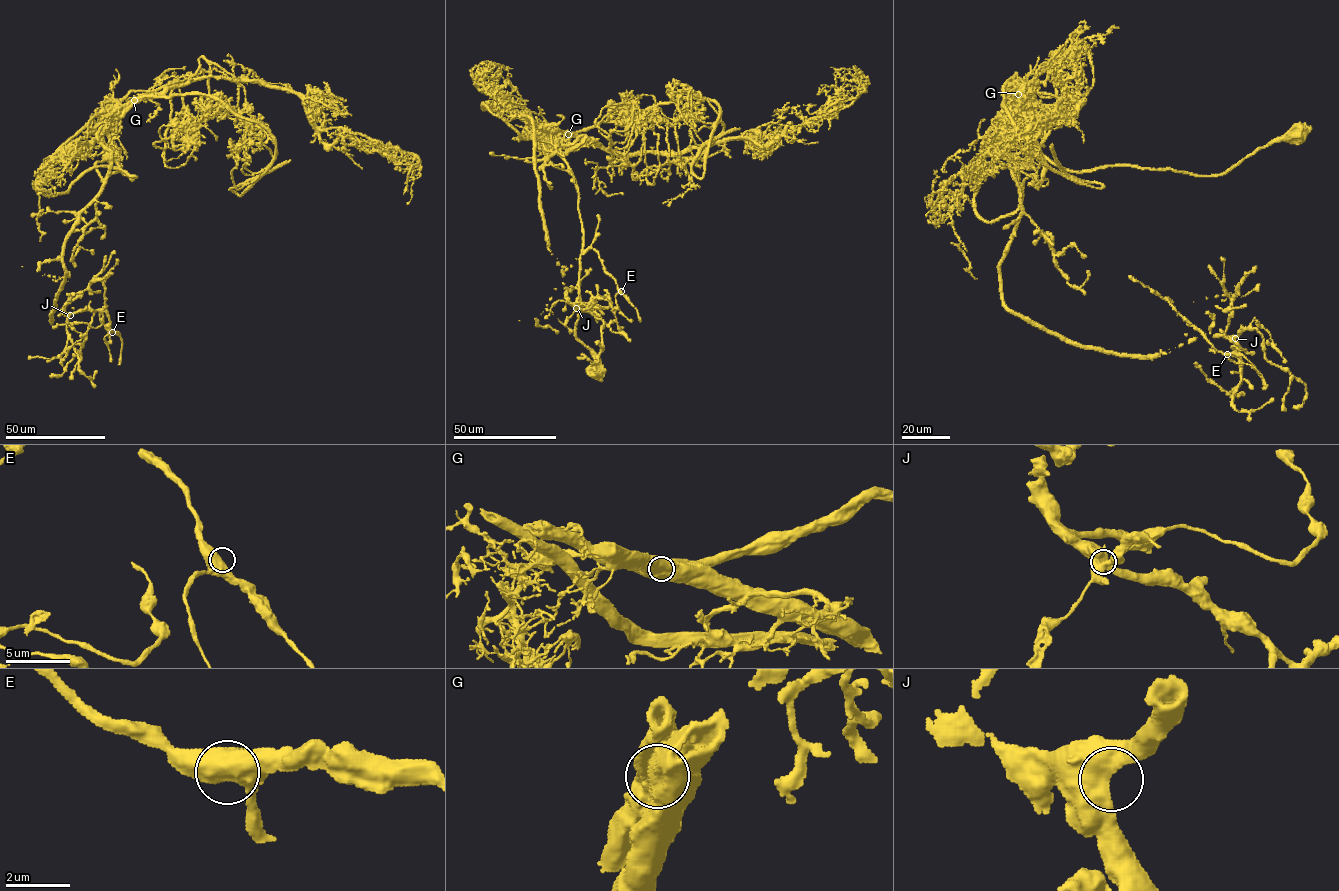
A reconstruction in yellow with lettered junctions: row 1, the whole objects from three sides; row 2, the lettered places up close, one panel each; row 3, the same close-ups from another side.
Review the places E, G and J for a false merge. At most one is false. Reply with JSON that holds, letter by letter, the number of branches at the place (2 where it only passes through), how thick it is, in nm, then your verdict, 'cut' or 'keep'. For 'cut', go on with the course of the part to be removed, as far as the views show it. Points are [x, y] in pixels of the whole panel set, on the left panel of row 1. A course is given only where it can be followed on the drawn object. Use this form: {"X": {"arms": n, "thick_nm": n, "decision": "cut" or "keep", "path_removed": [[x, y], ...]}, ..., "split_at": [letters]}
{"E": {"arms": 1, "thick_nm": 800, "decision": "keep"}, "G": {"arms": 1, "thick_nm": 1200, "decision": "cut", "path_removed": [[134, 100], [99, 132], [109, 171], [65, 242], [50, 321], [62, 308], [110, 330], [101, 280], [117, 258]]}, "J": {"arms": 1, "thick_nm": 800, "decision": "keep"}, "split_at": ["G"]}

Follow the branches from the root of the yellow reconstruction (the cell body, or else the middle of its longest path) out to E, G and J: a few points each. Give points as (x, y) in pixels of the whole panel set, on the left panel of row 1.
E: (109, 153), (102, 181), (121, 167), (104, 132), (109, 171), (65, 242), (50, 321), (63, 308), (112, 332)
G: (109, 153), (113, 156), (95, 165), (102, 181), (121, 168), (110, 148), (108, 124), (134, 100)
J: (109, 153), (95, 165), (102, 181), (121, 167), (104, 132), (109, 171), (65, 242), (50, 321), (70, 315)

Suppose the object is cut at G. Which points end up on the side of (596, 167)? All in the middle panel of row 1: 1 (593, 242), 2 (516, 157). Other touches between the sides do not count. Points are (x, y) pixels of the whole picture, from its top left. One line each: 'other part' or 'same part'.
1: other part
2: other part

